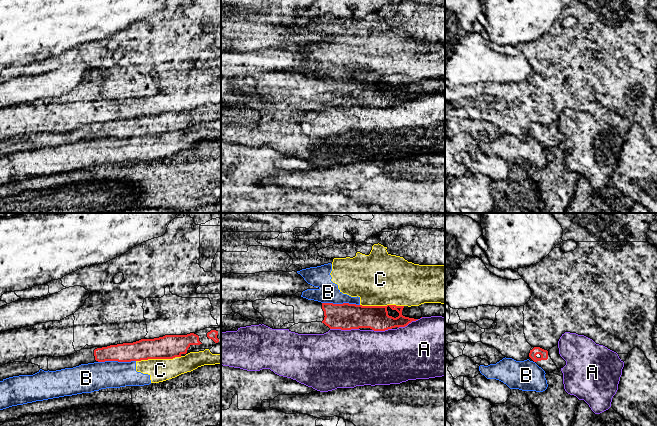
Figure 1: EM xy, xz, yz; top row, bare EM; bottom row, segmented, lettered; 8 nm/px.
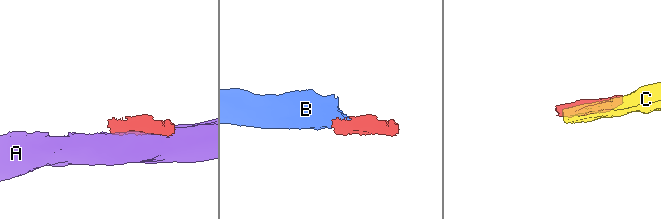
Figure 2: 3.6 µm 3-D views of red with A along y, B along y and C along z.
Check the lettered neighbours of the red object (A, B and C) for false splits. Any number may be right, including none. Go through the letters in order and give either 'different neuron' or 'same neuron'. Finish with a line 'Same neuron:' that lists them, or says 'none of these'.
A: different neuron
B: different neuron
C: different neuron
Same neuron: none of these

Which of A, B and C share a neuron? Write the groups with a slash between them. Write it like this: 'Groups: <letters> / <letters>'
Groups: A / B C

